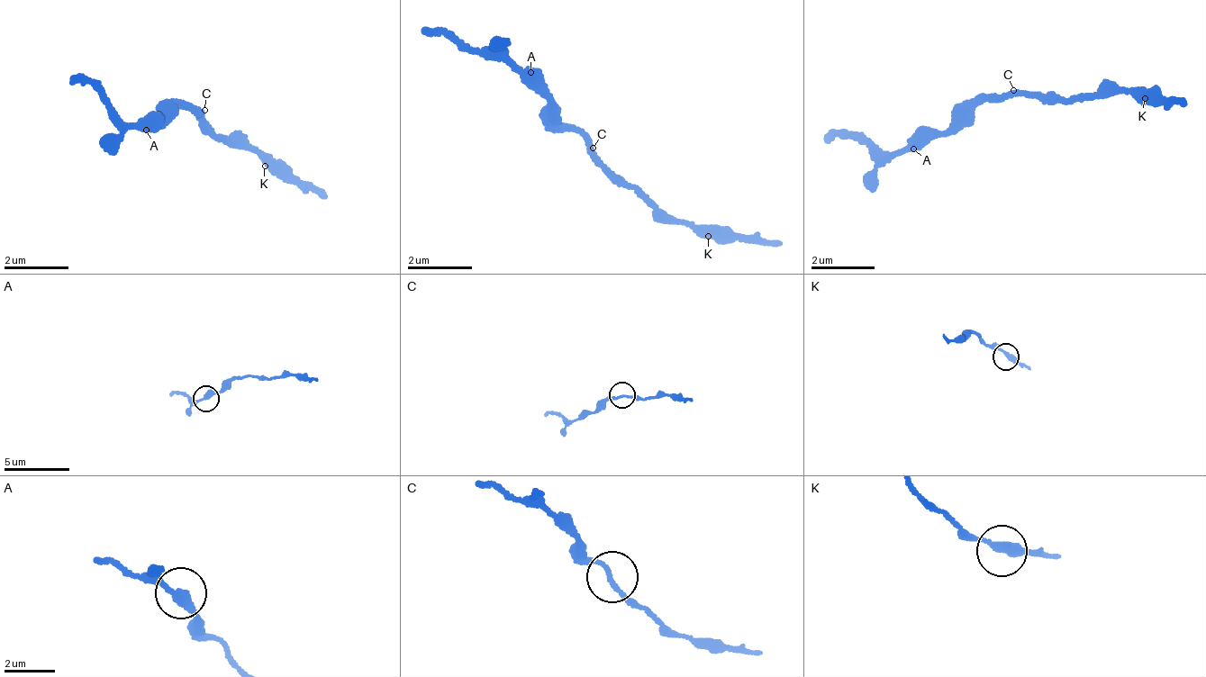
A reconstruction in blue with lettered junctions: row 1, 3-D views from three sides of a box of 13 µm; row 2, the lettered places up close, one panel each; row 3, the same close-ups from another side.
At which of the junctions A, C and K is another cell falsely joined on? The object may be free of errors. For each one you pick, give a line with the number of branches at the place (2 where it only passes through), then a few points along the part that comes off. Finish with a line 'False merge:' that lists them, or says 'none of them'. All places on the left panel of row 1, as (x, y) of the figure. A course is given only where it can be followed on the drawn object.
False merge: none of them

